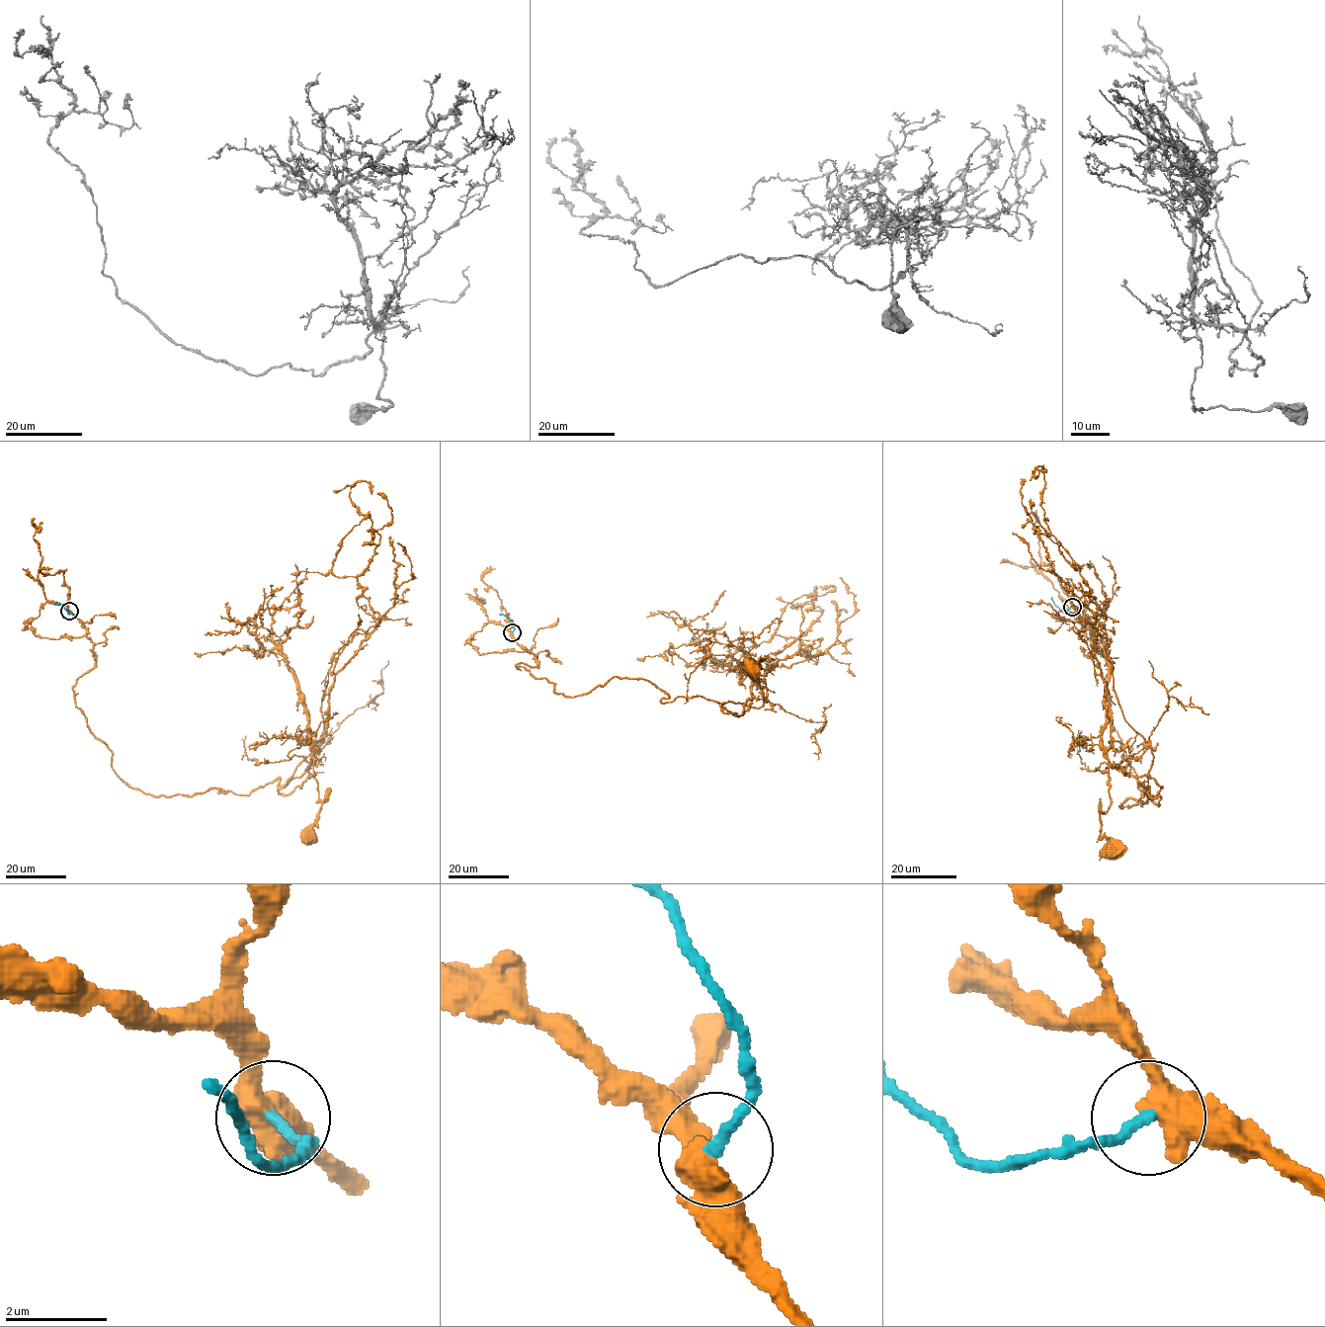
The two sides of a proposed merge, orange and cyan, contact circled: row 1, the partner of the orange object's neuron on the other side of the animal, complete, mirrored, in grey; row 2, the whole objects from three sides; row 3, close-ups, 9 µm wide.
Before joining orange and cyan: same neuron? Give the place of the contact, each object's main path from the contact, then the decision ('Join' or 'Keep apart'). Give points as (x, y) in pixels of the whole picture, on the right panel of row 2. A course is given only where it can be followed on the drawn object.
Place: (1072, 607). Course of orange: (1072, 607), (1107, 661), (1109, 714), (1140, 790), (1120, 807), (1162, 787), (1109, 768), (1100, 835), (1110, 848). Course of cyan: (1071, 607), (1060, 610), (1051, 598). Join

